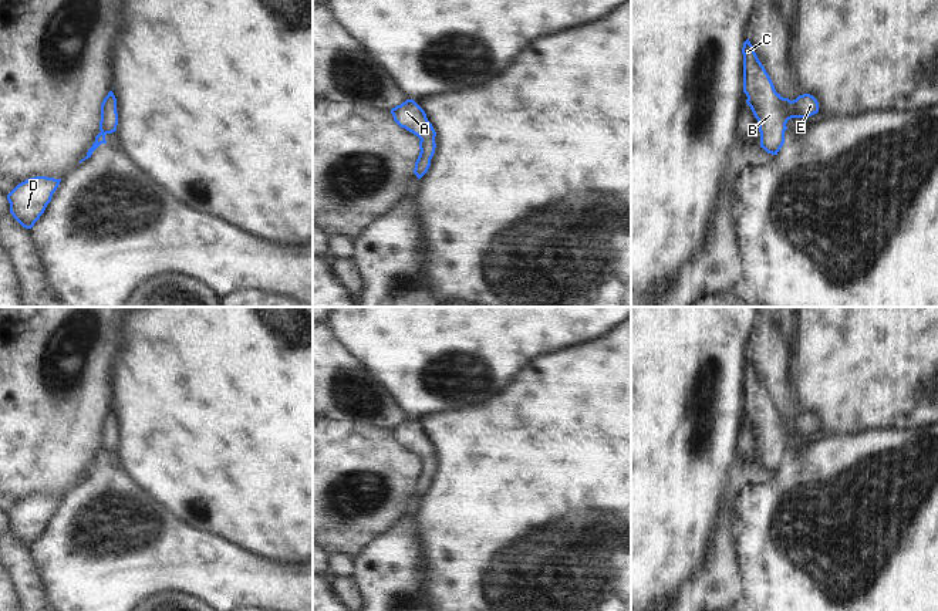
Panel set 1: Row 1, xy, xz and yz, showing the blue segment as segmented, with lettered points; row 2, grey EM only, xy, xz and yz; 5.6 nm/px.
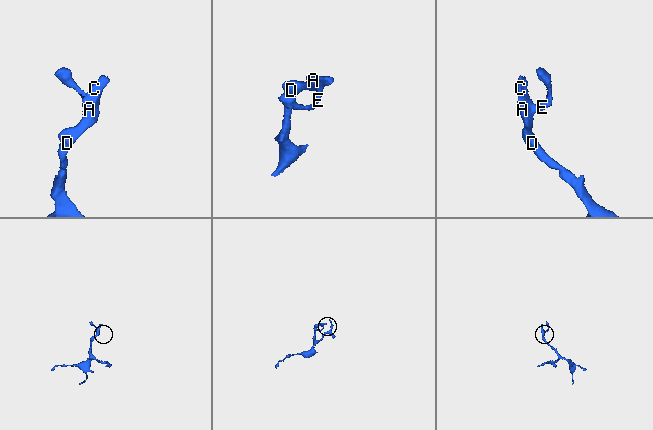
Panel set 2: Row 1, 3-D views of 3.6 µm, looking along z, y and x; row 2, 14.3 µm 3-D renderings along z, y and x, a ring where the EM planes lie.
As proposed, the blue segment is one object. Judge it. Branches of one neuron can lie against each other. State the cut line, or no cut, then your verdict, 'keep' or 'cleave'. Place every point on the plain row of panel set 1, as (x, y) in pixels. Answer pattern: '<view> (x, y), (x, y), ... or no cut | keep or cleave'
no cut | keep

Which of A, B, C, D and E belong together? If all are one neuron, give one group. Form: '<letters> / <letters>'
A B C D E

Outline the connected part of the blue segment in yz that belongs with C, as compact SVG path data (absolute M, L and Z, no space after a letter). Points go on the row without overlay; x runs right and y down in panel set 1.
M749 357L743 361L743 411L759 440L760 466L777 473L785 462L786 442L792 436L809 436L819 431L819 421L810 412L790 419L776 411L775 404L759 379Z

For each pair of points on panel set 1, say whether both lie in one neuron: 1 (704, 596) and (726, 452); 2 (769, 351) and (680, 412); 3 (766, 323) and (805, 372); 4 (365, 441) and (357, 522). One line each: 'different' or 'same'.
1: different
2: different
3: different
4: same

